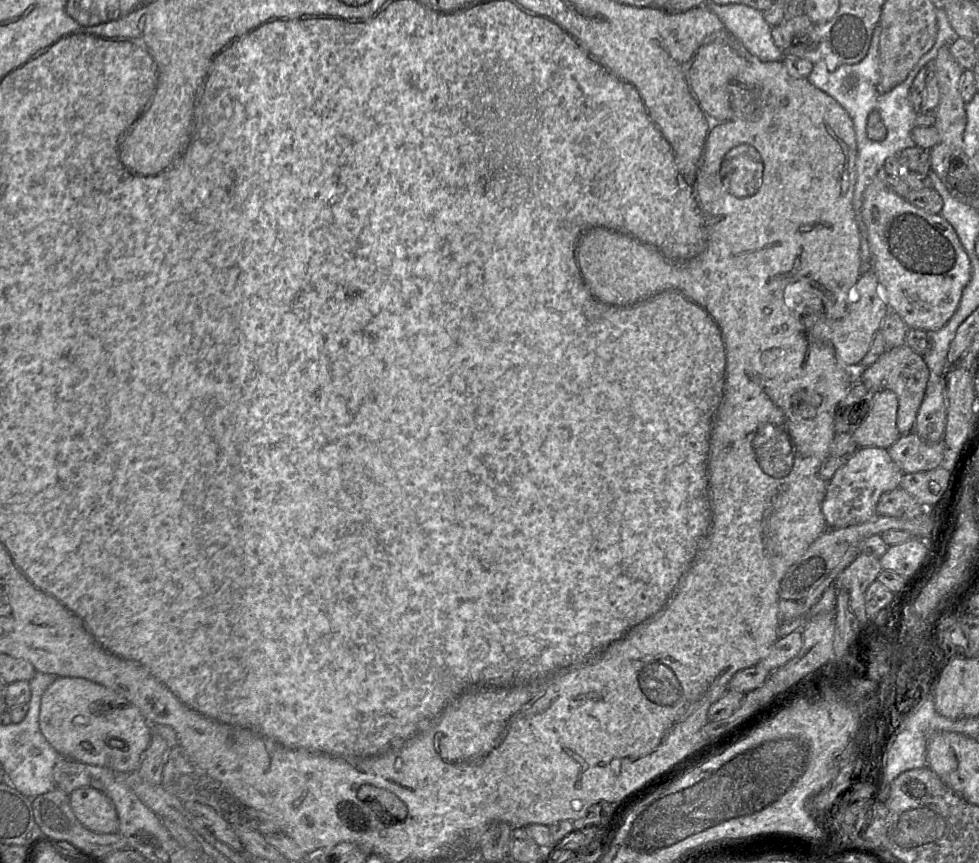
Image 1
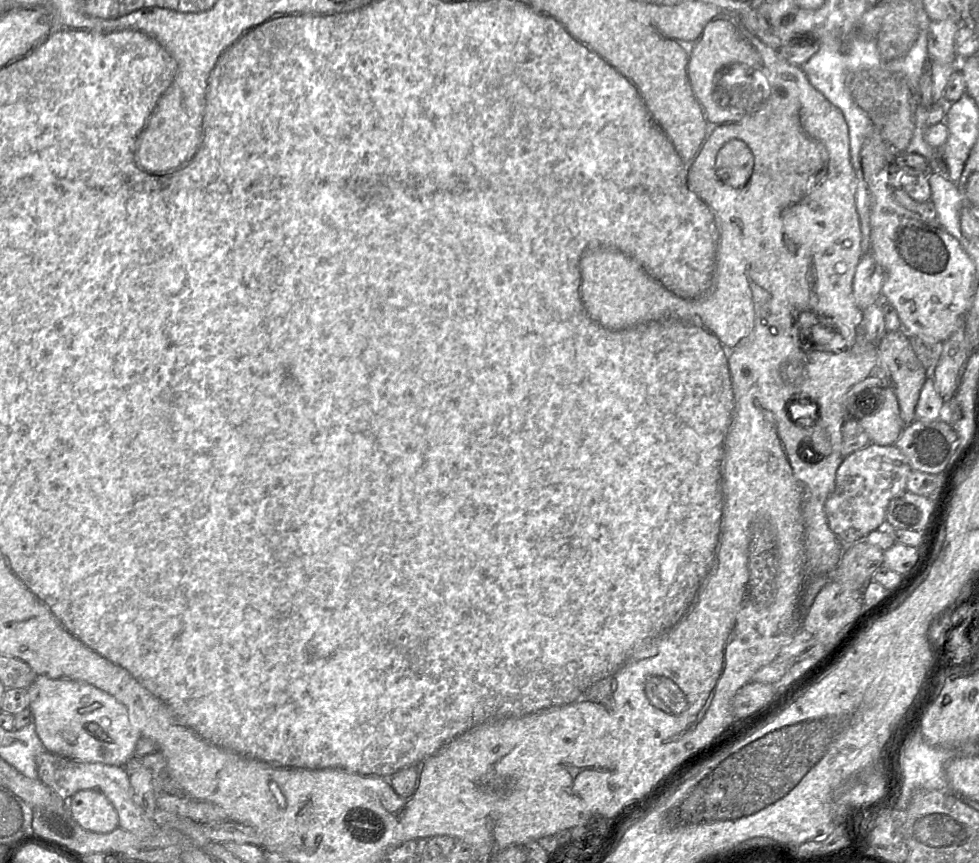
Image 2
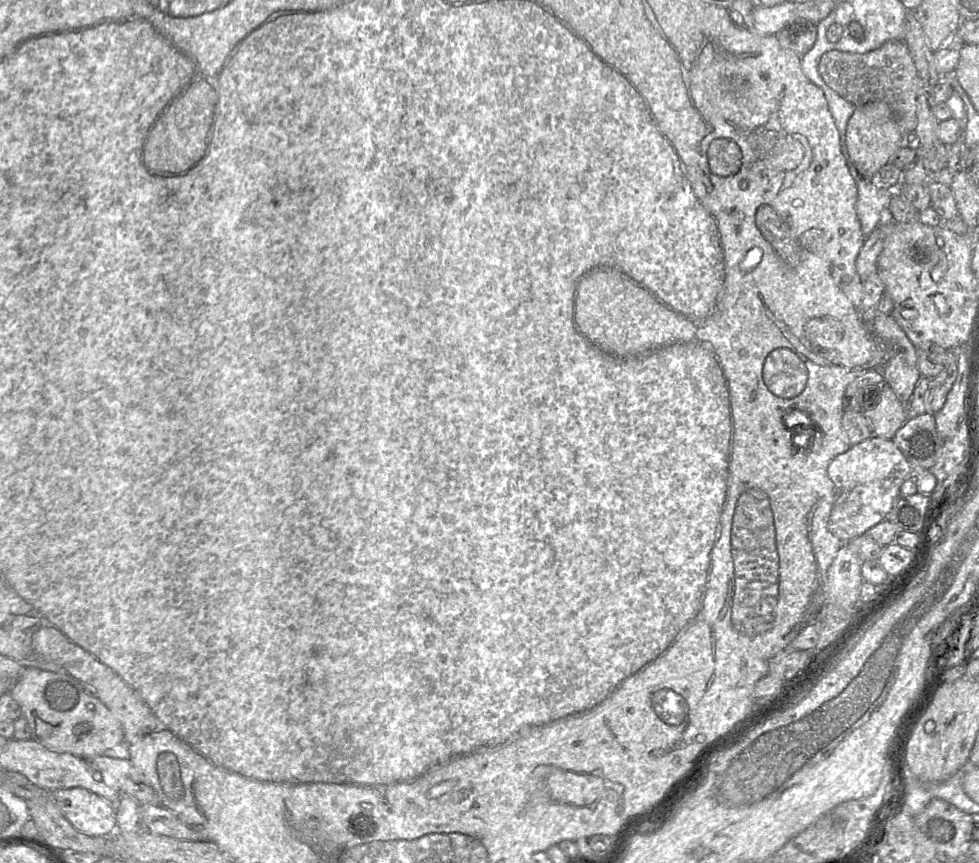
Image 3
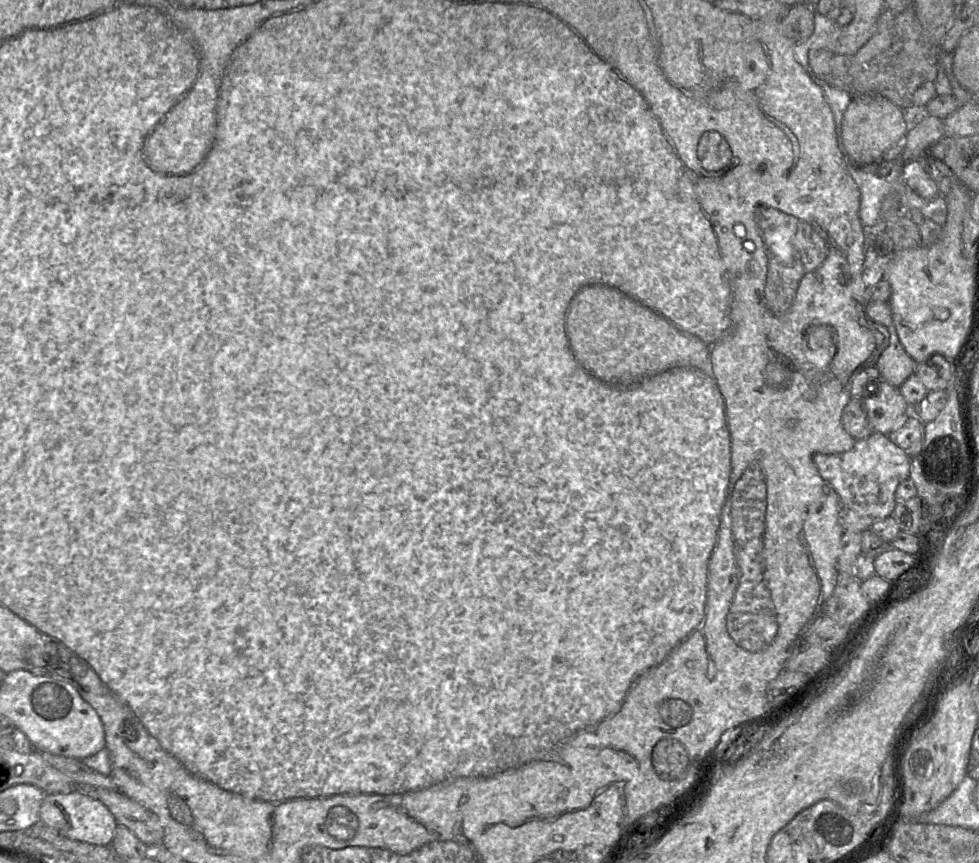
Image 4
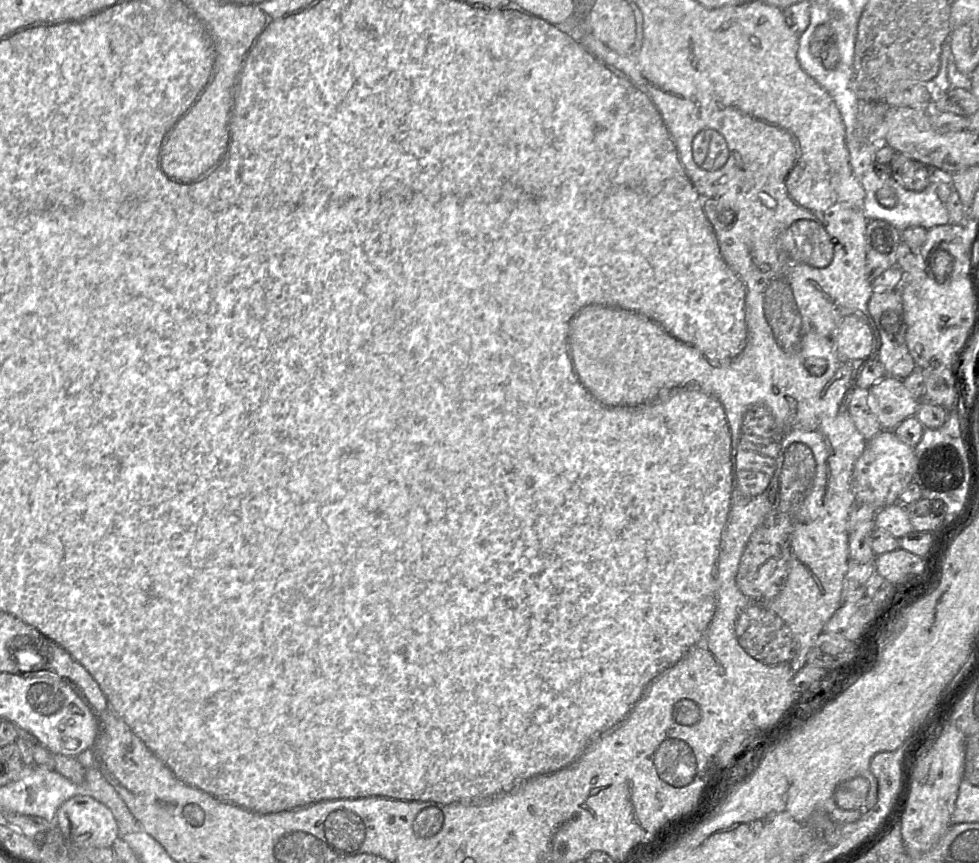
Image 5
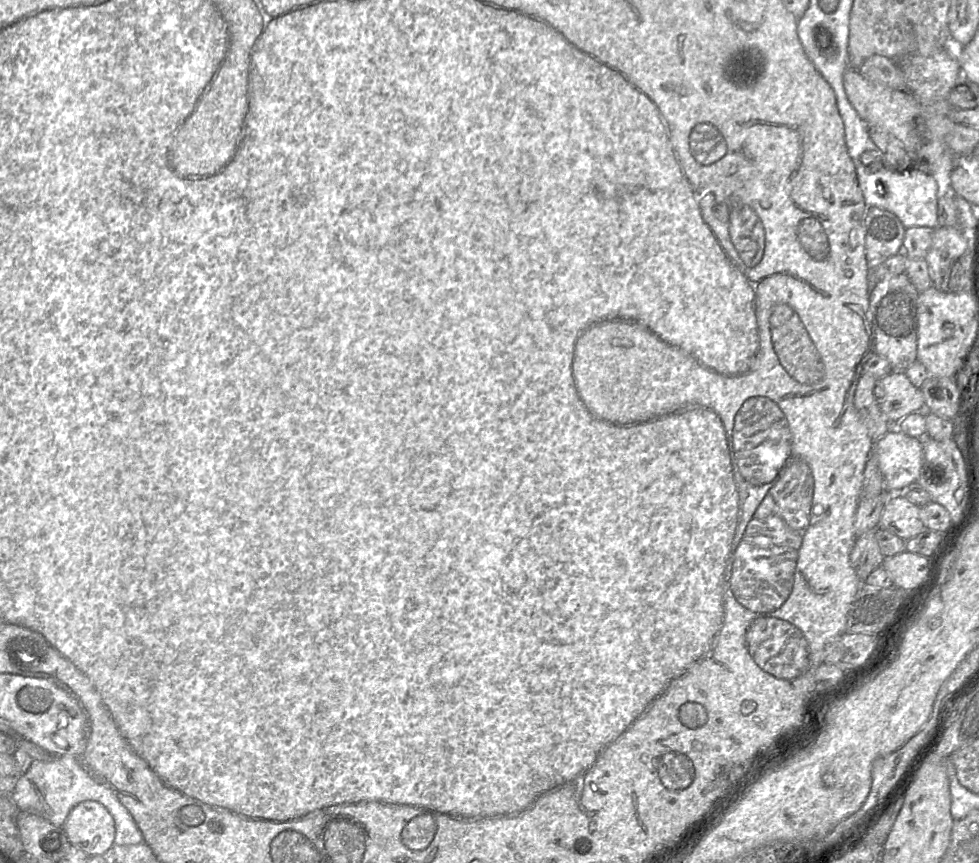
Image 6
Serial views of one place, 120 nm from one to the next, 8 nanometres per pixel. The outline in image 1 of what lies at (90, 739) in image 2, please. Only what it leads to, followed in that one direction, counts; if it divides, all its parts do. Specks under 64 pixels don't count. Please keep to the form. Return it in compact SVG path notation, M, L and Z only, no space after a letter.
M58 677L44 691L39 727L61 757L118 773L137 771L152 739L152 727L136 706L118 693L81 677Z

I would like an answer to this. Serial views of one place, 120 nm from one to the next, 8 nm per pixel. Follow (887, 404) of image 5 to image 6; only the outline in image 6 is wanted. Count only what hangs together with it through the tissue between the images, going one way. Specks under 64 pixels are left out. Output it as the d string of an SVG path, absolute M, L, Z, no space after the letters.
M893 371L879 379L880 385L884 391L880 408L887 420L891 424L891 429L897 429L897 424L907 415L924 411L924 397L920 388L914 386L904 371Z

